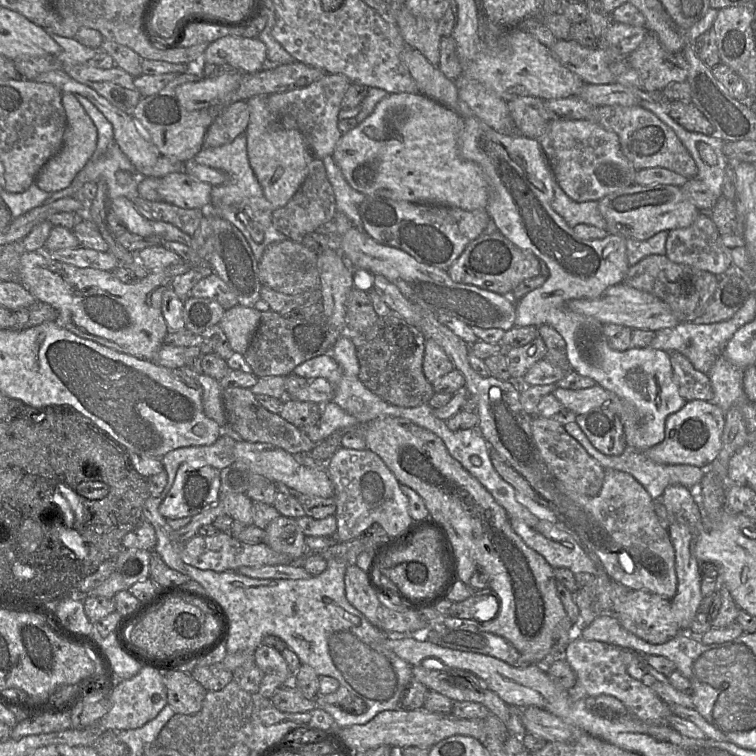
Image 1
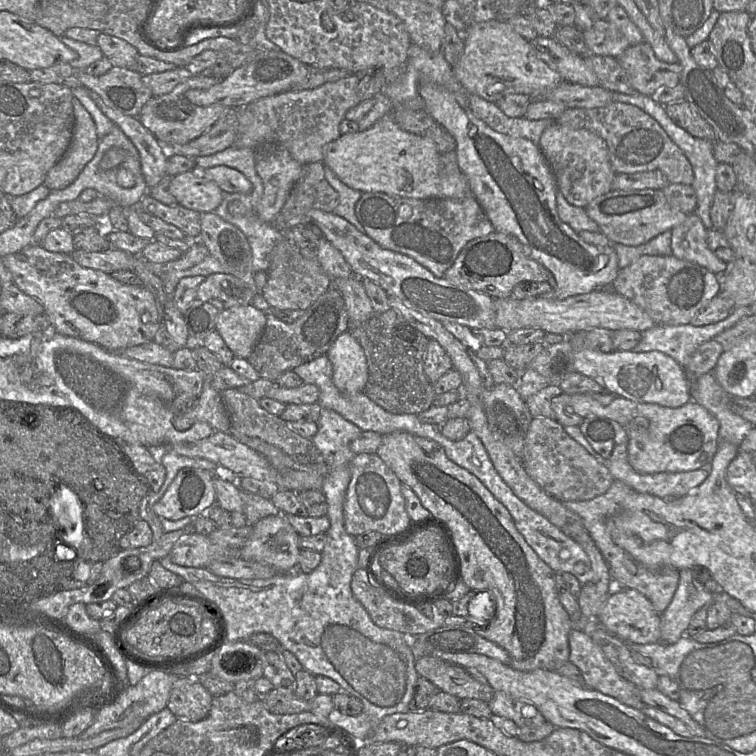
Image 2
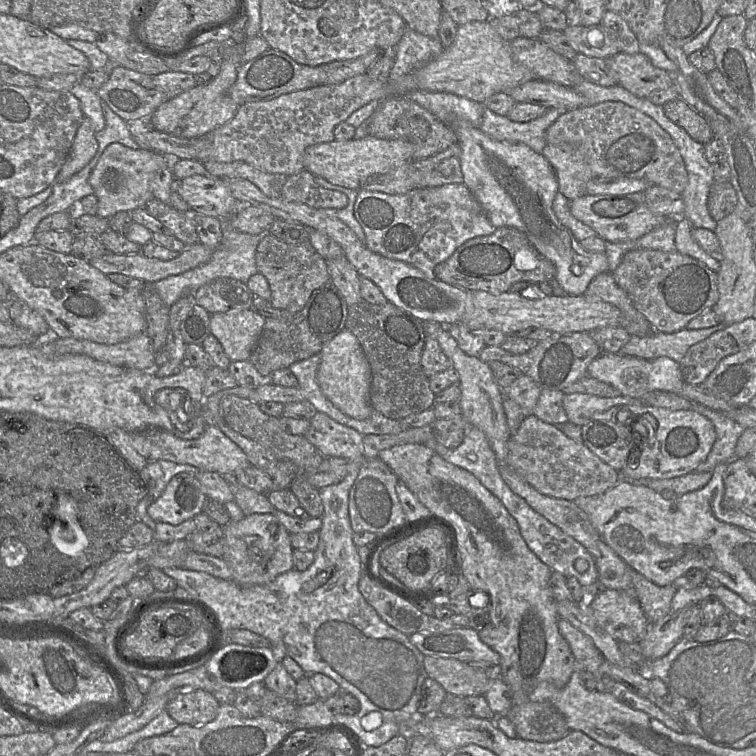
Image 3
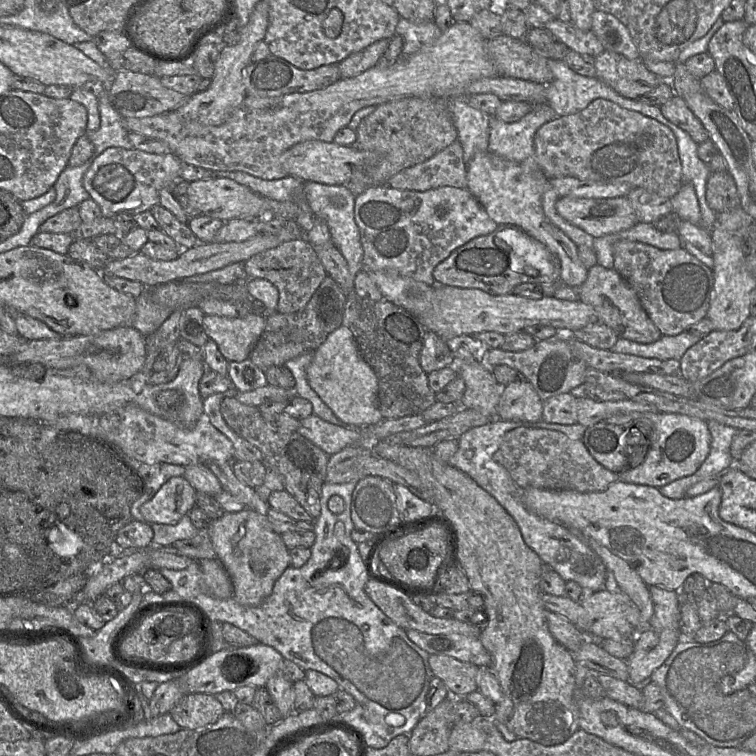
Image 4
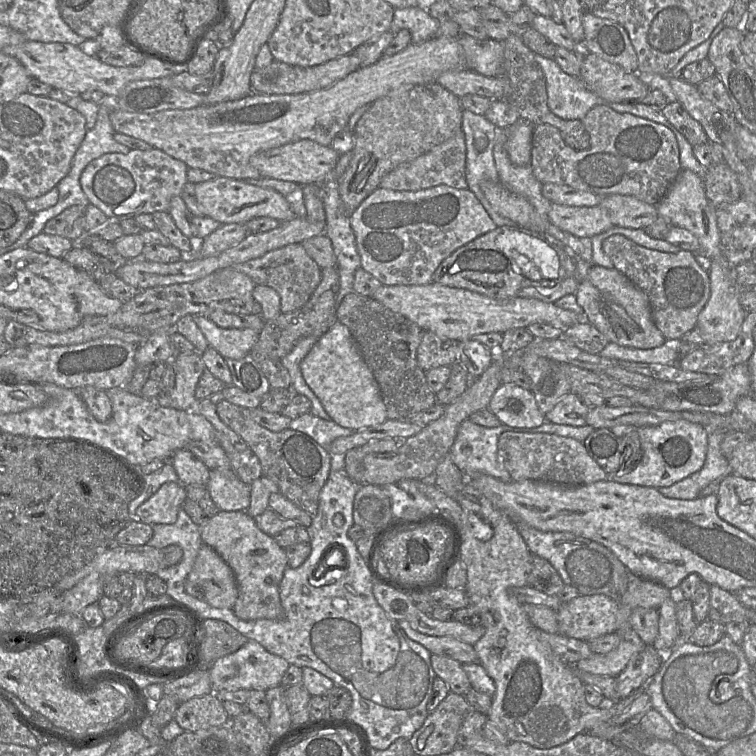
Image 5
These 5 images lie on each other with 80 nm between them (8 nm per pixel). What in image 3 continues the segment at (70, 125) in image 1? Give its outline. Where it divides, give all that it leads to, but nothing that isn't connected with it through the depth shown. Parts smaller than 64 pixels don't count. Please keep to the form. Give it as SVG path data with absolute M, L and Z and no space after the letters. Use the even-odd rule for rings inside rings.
M84 116L56 181L68 180L92 160L98 149L95 134L91 121Z

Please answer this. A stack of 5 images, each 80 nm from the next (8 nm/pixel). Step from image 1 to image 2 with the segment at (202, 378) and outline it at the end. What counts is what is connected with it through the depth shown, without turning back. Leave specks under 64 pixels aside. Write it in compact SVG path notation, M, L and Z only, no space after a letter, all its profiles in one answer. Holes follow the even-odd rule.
M205 377L202 392L187 408L183 406L173 420L178 431L186 431L196 422L208 423L214 431L228 432L230 419L222 403L221 393L213 388L210 377Z

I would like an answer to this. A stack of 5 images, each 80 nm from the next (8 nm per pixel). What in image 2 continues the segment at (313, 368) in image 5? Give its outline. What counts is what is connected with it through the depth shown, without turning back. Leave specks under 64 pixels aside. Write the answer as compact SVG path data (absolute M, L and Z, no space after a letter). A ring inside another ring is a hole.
M349 332L340 334L326 355L333 367L333 383L345 395L364 391L368 366L363 348Z

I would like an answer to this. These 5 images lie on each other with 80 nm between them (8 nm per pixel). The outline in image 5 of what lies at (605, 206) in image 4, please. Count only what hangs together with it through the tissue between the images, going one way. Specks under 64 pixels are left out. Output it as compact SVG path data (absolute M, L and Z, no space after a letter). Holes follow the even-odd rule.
M552 203L548 217L559 229L581 238L591 238L614 226L608 210L599 204L577 207Z

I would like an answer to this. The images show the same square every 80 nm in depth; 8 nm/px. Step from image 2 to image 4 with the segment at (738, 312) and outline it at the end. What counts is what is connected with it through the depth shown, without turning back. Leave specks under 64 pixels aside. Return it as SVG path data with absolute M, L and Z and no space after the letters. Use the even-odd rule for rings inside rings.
M688 330L674 336L662 335L657 341L648 344L619 338L610 350L622 354L656 358L662 361L680 360L684 353L702 338L702 336L694 335Z

